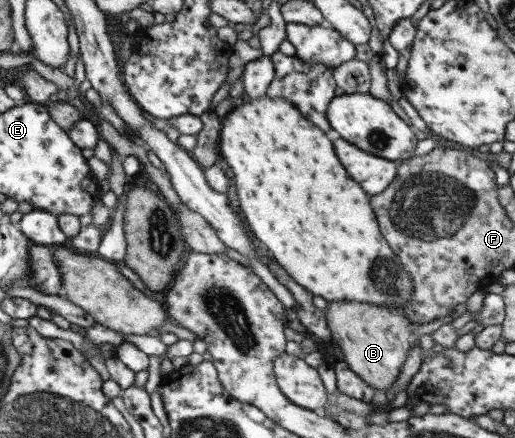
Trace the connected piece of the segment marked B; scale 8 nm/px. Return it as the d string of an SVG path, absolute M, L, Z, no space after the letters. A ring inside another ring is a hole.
M327 301L324 310L327 327L331 337L340 349L347 367L358 375L369 387L385 393L398 377L407 352L421 335L432 333L441 325L451 323L465 312L465 303L453 307L452 314L447 313L426 324L412 324L401 312L388 305L361 303L360 301Z

